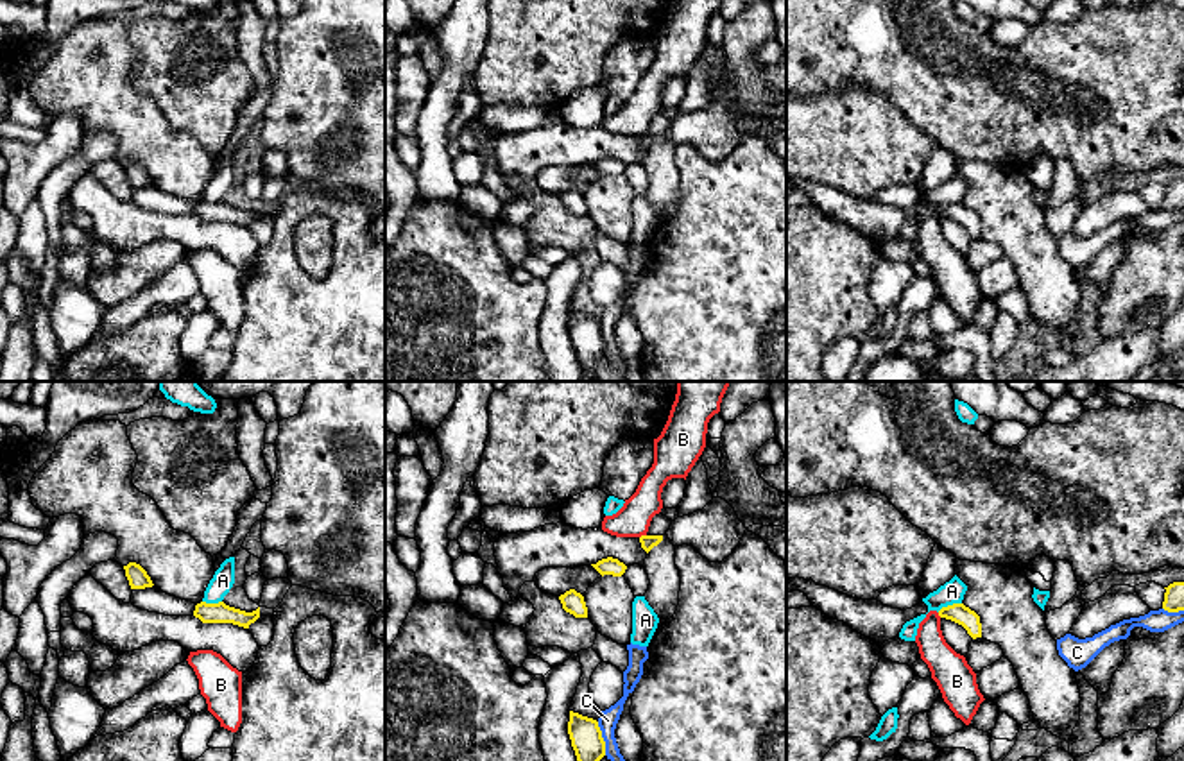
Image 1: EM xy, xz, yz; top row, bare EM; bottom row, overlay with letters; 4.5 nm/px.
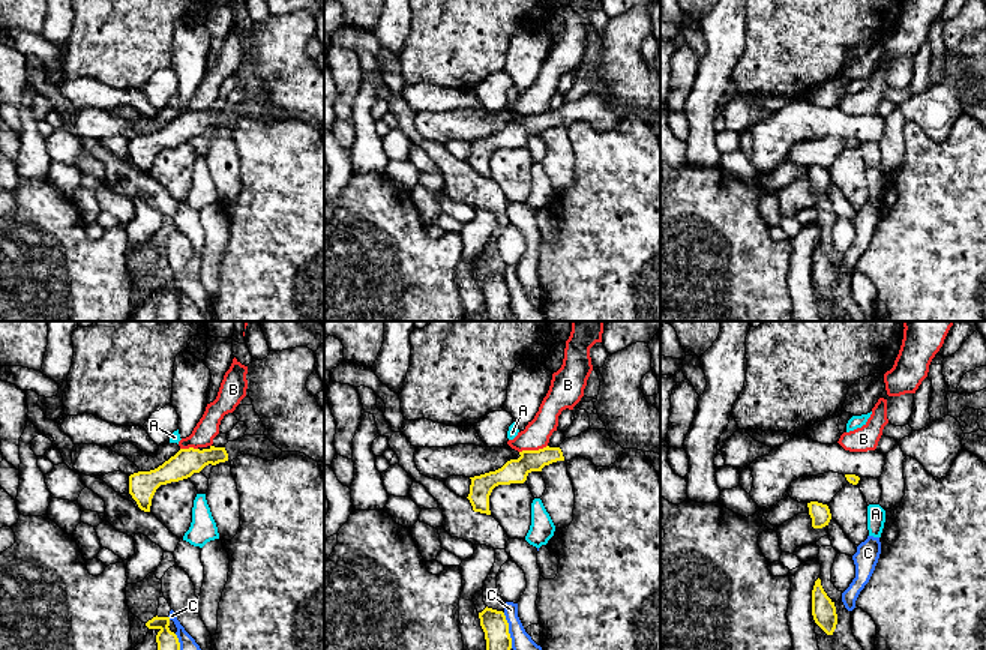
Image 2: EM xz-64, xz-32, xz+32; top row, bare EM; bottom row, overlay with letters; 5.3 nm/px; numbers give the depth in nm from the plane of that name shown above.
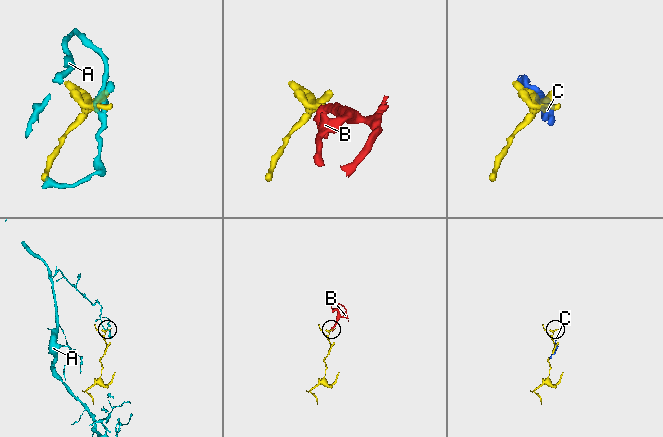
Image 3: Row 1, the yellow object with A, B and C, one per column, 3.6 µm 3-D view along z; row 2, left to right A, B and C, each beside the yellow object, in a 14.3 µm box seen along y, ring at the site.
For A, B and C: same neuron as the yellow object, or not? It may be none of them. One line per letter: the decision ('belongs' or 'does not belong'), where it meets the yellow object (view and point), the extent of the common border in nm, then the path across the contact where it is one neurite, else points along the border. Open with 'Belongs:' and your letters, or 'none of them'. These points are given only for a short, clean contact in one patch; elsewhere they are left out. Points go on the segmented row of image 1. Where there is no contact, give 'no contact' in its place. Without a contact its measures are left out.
Belongs: none of them
A: does not belong; meets yellow in yz at (948, 606); contact 120 nm long; border along yz (960, 602), (943, 606), (937, 611)
B: does not belong; meets yellow in xz at (642, 536); contact 40 nm long; border along xz (645, 534), (640, 538)
C: does not belong; meets yellow in xz at (602, 738); contact 160 nm long

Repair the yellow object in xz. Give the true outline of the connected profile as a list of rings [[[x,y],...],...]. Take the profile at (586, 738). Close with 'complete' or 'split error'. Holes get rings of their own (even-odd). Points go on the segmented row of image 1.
[[[570,711],[568,734],[577,761],[600,761],[605,756],[605,741],[596,720]]] | complete

